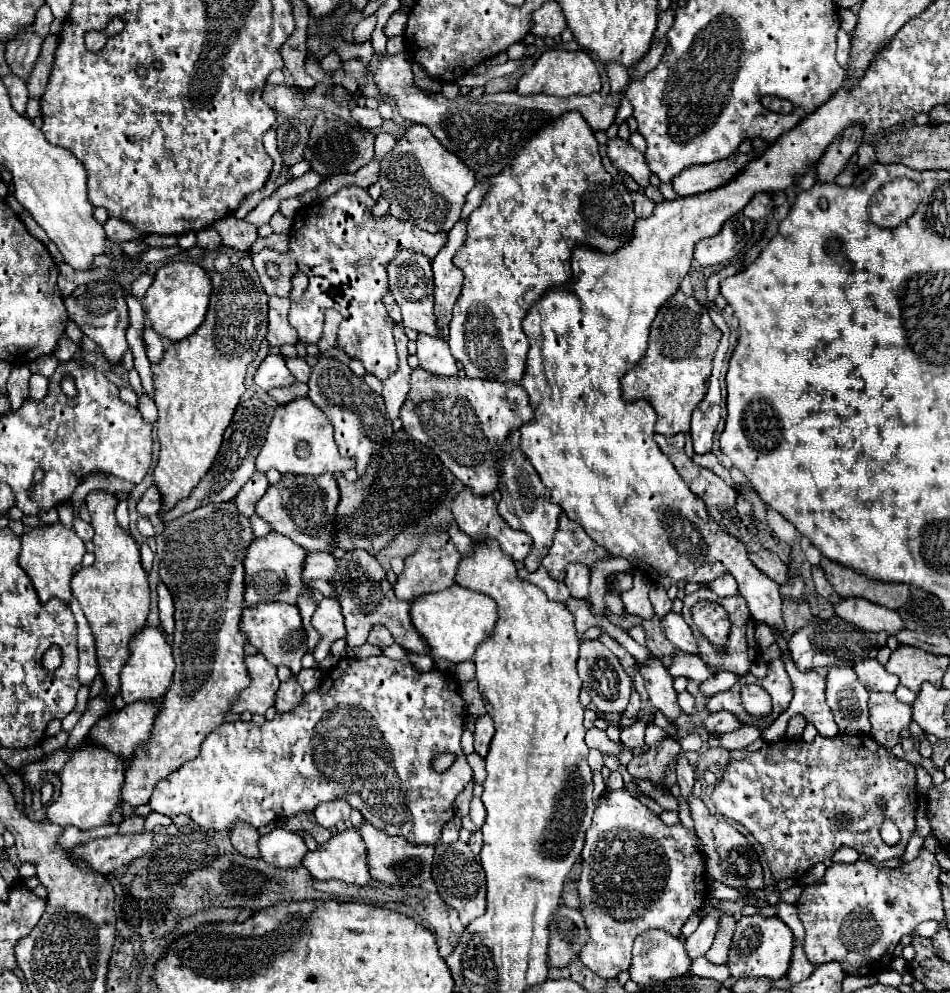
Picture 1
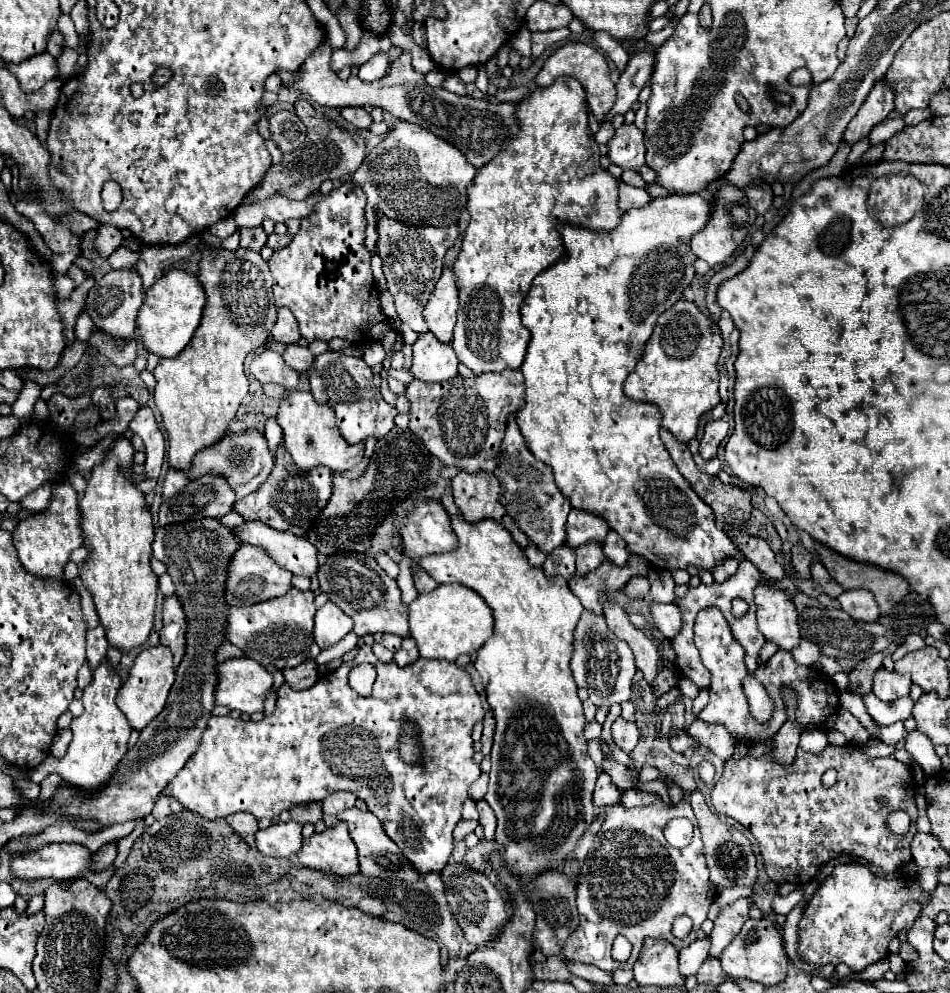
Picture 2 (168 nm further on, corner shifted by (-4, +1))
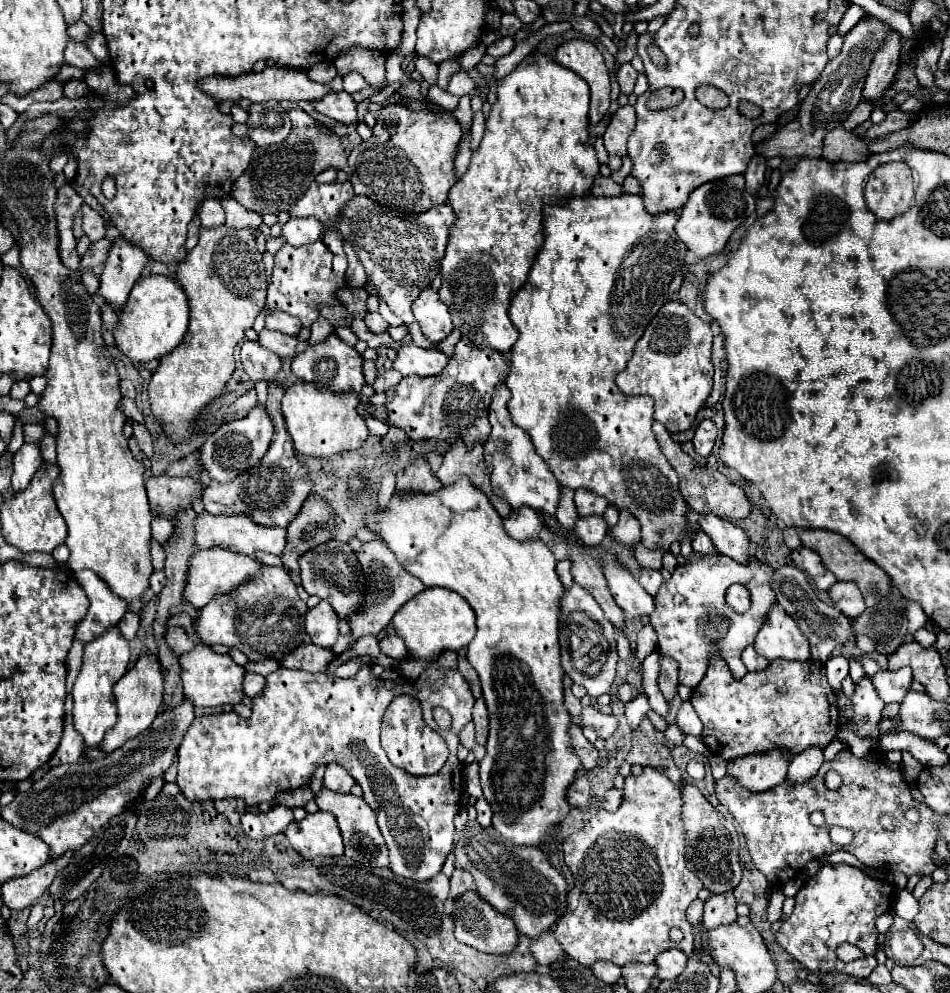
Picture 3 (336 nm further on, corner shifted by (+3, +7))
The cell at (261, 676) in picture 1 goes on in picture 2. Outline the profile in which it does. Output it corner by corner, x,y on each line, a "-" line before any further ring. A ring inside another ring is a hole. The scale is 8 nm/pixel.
249,657
227,659
217,665
215,705
241,713
263,711
263,701
273,685
273,675

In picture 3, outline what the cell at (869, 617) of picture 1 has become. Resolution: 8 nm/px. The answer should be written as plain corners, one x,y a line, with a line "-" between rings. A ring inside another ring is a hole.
838,581
834,587
830,587
830,597
834,601
834,607
838,607
844,615
850,619
856,619
864,613
864,597
854,581

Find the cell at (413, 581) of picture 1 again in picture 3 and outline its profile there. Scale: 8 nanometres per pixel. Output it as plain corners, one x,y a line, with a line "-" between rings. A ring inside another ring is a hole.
418,459
410,469
400,471
396,475
396,491
418,491
418,493
434,493
442,487
442,483
430,473
430,467
424,459

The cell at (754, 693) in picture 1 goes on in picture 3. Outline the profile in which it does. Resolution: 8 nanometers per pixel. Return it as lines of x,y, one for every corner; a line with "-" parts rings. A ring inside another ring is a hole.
692,553
686,565
676,567
672,579
662,583
658,595
654,597
658,601
658,611
654,611
650,623
658,635
660,655
678,661
678,675
682,685
694,689
700,683
706,673
706,657
712,653
722,653
724,659
728,659
734,677
744,677
748,673
740,659
740,653
744,651
744,647
754,643
766,611
776,601
772,589
773,575
774,570
758,559
754,559
750,565
740,565
726,555
-
732,583
740,583
750,591
752,607
748,609
748,613
738,615
726,605
724,593

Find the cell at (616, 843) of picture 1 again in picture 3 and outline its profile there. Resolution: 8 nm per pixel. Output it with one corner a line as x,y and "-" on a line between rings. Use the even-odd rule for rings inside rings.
644,767
642,775
638,775
638,777
636,777
636,775
628,775
628,777
626,777
626,783
624,783
624,799
622,799
622,805
620,805
618,811
614,811
614,813
600,811
598,815
594,815
594,817
590,819
590,829
584,829
584,831
580,831
580,833
574,833
574,835
570,835
570,837
564,841
564,861
566,861
566,865
568,865
570,871
572,871
574,887
572,887
572,891
568,893
568,911
566,911
566,915
556,923
554,935
556,935
556,939
560,941
562,949
564,949
574,961
582,963
584,967
592,967
598,959
606,959
606,961
612,961
612,963
620,961
620,963
616,963
616,965
624,965
624,961
626,961
626,963
630,963
630,961
652,963
662,951
674,949
674,947
682,949
682,951
686,951
686,953
690,955
690,951
694,949
694,935
692,935
692,925
690,925
688,919
686,919
686,909
690,907
690,903
692,903
694,899
698,899
698,891
704,887
704,883
686,867
686,857
684,857
684,853
686,853
686,827
684,827
680,815
682,815
680,787
674,785
666,775
658,773
656,769
-
672,927
680,927
680,929
682,929
684,939
682,939
680,943
670,941
670,935
668,935
668,933
670,933

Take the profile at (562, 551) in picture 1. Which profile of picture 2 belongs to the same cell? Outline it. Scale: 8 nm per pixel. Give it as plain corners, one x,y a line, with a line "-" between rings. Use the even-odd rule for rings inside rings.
571,509
567,519
567,543
579,547
587,541
603,541
609,533
609,523
593,513

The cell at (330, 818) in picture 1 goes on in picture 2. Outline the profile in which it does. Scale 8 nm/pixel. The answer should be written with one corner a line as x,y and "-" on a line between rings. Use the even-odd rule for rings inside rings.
335,791
323,801
323,813
327,815
337,815
349,807
353,807
357,801
357,795
351,791

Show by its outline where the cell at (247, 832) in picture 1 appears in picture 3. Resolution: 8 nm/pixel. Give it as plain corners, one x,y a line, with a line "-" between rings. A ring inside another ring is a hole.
224,799
222,803
214,803
214,805
230,821
232,827
238,827
242,815
246,813
246,805
242,803
242,799

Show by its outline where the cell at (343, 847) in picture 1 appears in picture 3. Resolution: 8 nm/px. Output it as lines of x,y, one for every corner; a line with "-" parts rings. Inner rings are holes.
312,813
302,821
290,823
284,835
288,837
294,851
298,851
304,859
314,857
338,857
344,853
344,843
340,829
336,825
336,817
332,813

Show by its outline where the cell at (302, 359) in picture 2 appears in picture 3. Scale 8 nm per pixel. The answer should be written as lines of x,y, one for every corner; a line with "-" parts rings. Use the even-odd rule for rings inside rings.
264,329
260,333
258,343
262,347
274,351
278,357
294,357
296,355
296,343
298,343
298,339
290,337
290,335
284,335
284,333
278,333
278,331

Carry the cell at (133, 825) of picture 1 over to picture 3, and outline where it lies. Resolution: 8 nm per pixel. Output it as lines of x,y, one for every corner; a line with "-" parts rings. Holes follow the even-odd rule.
68,849
64,855
46,863
46,867
40,867
38,871
32,871
30,875
10,879
10,883
4,883
2,885
4,905
10,909
24,909
24,907
32,905
34,899
38,899
48,889
48,885
54,881
54,877
72,863
74,855
76,855
76,851

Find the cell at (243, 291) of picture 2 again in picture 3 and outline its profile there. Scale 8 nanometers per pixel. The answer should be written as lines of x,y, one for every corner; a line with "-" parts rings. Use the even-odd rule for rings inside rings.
202,227
198,245
178,263
176,279
188,295
190,325
184,341
160,359
148,385
152,413
172,443
188,439
196,431
200,413
226,393
226,383
234,373
234,347
264,309
268,287
262,253
256,249
252,227

